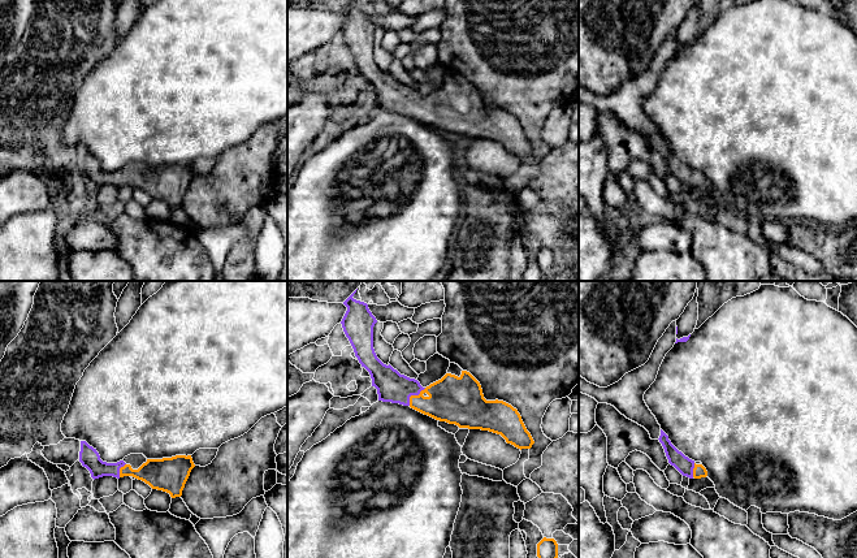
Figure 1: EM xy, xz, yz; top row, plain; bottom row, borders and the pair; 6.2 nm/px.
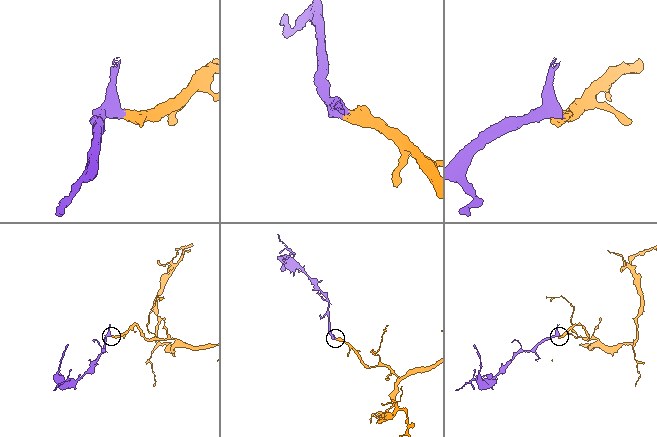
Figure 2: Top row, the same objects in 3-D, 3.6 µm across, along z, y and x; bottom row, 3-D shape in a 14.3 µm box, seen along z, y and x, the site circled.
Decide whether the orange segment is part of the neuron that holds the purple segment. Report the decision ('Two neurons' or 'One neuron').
One neuron

